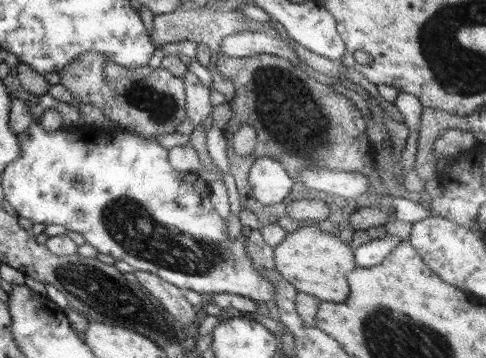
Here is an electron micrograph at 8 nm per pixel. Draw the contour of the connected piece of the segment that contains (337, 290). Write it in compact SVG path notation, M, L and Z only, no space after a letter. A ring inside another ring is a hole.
M315 223L289 232L274 249L277 272L295 288L297 293L308 294L320 302L344 304L350 295L347 275L358 270L349 244L336 235L322 231Z

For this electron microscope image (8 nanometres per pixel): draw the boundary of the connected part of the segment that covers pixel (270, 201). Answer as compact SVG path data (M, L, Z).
M270 157L258 158L252 162L247 182L247 187L253 189L253 197L258 204L266 206L279 206L284 199L290 197L292 187L295 185L295 180L286 173L282 163Z

